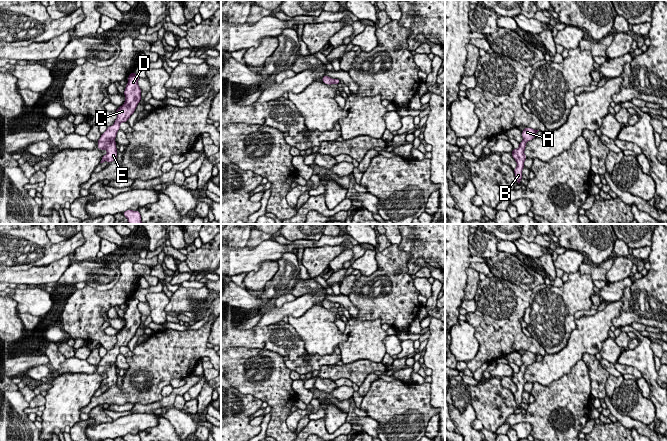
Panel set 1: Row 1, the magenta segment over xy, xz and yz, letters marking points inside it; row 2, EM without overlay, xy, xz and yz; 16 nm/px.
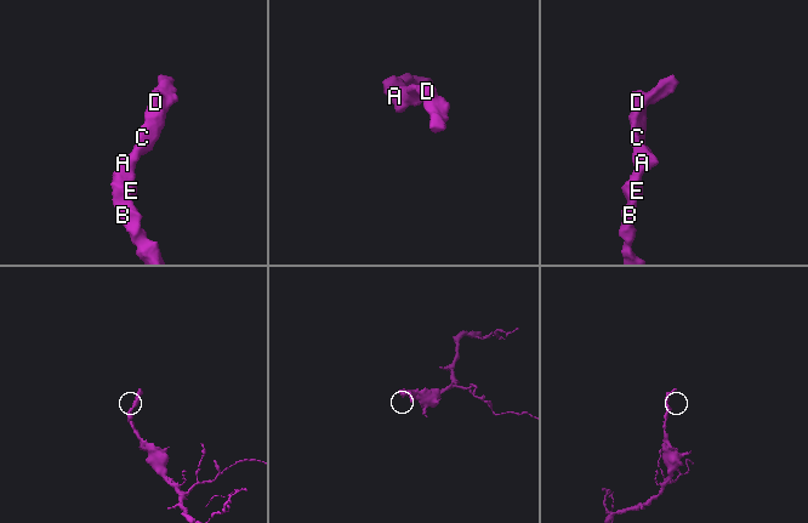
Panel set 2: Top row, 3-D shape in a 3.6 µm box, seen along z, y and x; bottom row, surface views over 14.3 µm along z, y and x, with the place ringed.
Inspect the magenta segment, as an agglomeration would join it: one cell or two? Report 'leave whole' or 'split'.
leave whole

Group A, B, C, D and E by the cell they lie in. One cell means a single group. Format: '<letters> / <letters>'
A B C D E

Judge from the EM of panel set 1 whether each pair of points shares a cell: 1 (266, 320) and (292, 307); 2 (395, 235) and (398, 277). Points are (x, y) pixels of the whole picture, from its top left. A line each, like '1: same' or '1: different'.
1: same
2: different

